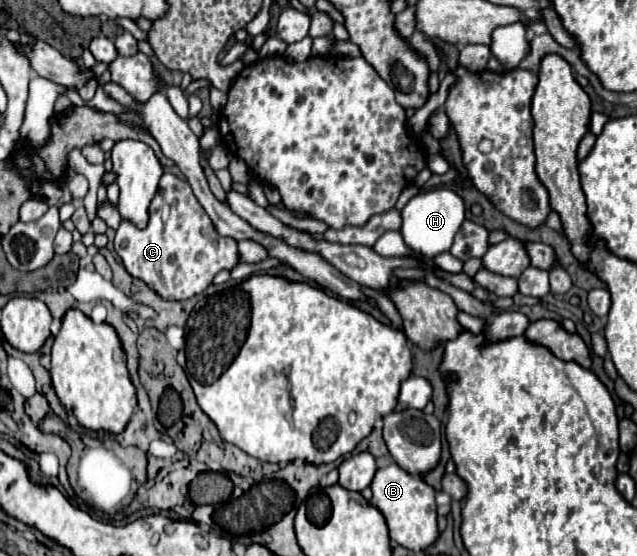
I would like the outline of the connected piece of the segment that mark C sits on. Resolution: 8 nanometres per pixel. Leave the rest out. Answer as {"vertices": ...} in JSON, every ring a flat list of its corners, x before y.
{"vertices":[[163,173,159,189,149,207,149,223,139,229,129,221,121,221,115,235,115,251,123,259,129,275,147,283,163,299,183,301,205,291,221,269,239,265,241,255,237,241,221,237,185,179]]}

